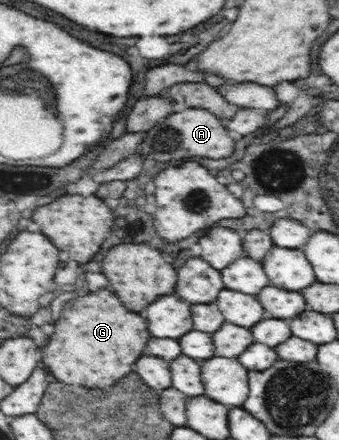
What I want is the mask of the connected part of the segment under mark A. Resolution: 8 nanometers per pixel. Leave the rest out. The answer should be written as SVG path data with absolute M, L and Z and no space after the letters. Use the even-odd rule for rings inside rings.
M189 107L181 112L173 112L162 119L161 127L173 129L181 137L179 147L171 153L173 159L187 159L187 157L223 159L223 157L233 155L235 151L236 141L229 137L227 128L222 124L222 120L201 107Z

